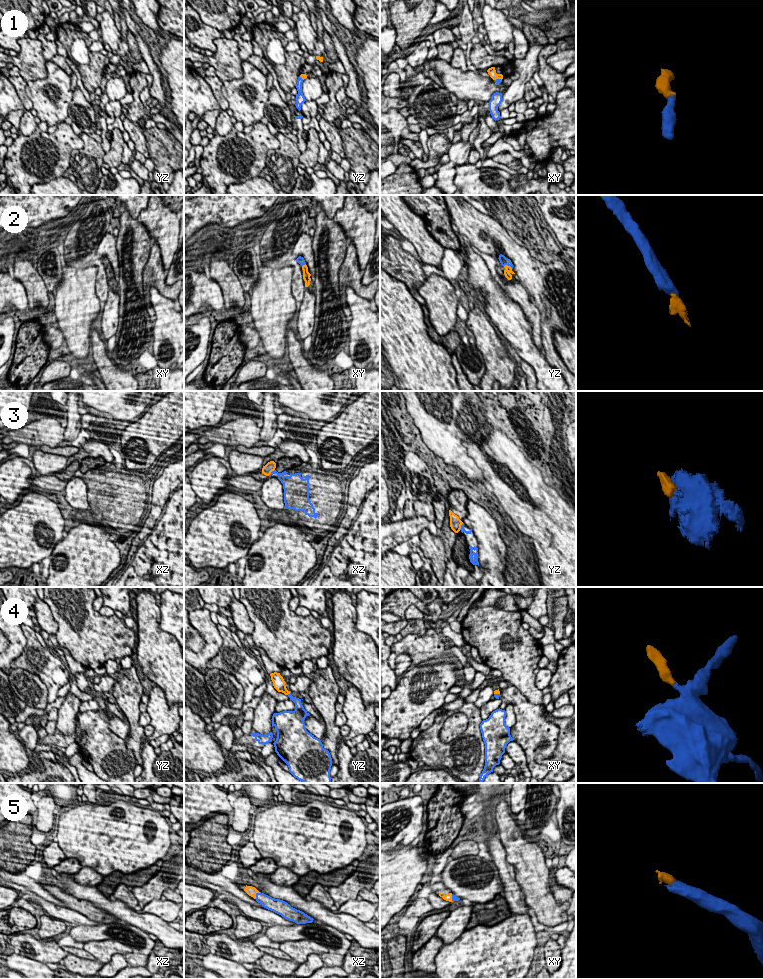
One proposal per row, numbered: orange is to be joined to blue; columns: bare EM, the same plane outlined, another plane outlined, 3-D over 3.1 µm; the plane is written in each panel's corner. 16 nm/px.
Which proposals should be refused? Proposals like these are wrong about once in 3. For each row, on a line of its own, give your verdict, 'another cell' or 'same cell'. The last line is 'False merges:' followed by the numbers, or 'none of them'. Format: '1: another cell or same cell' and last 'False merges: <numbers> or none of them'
1: same cell
2: same cell
3: another cell
4: same cell
5: same cell
False merges: 3

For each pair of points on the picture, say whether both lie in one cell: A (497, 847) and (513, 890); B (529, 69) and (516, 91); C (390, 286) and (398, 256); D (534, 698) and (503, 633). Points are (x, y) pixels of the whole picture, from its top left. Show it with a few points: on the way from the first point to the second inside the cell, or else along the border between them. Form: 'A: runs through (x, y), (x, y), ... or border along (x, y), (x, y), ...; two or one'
A: runs through (499, 858), (507, 871), (508, 879); one
B: runs through (525, 74), (517, 86); one
C: border along (390, 275), (400, 280), (410, 292); two
D: runs through (525, 682), (517, 669), (517, 665), (501, 649); one

